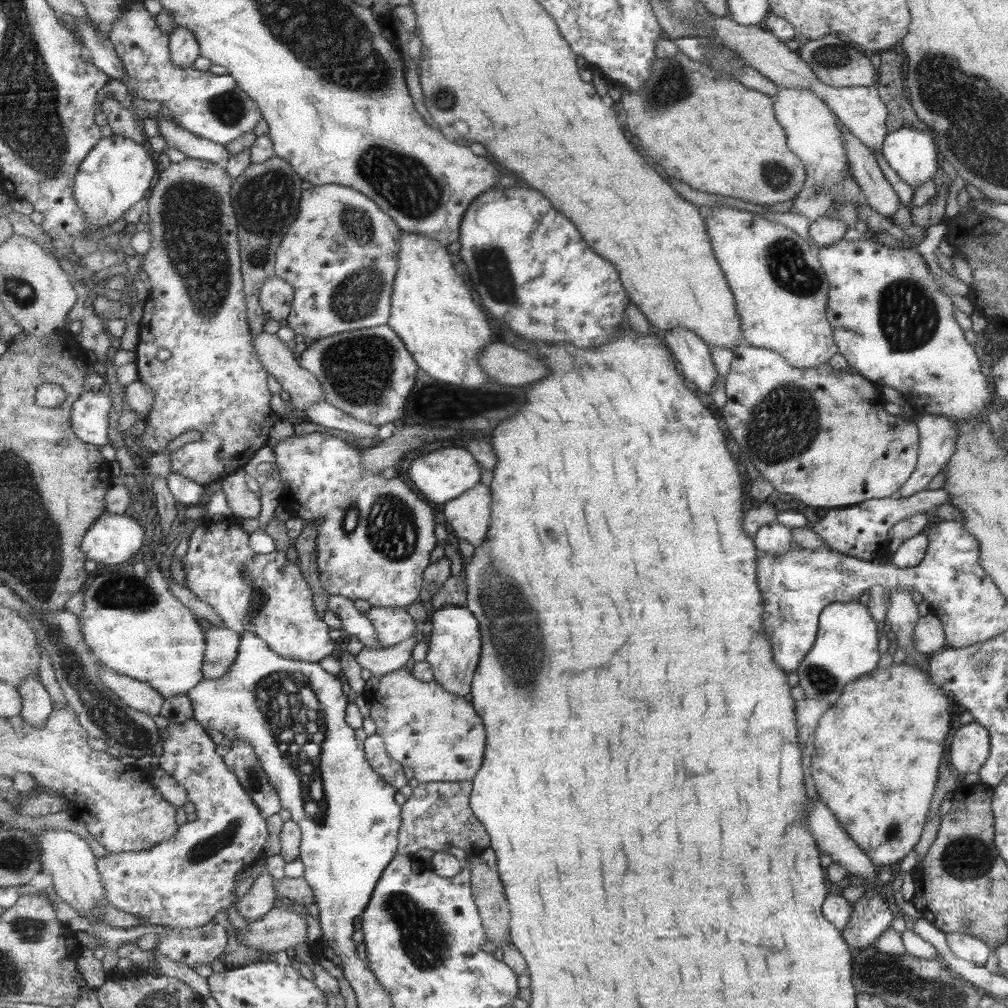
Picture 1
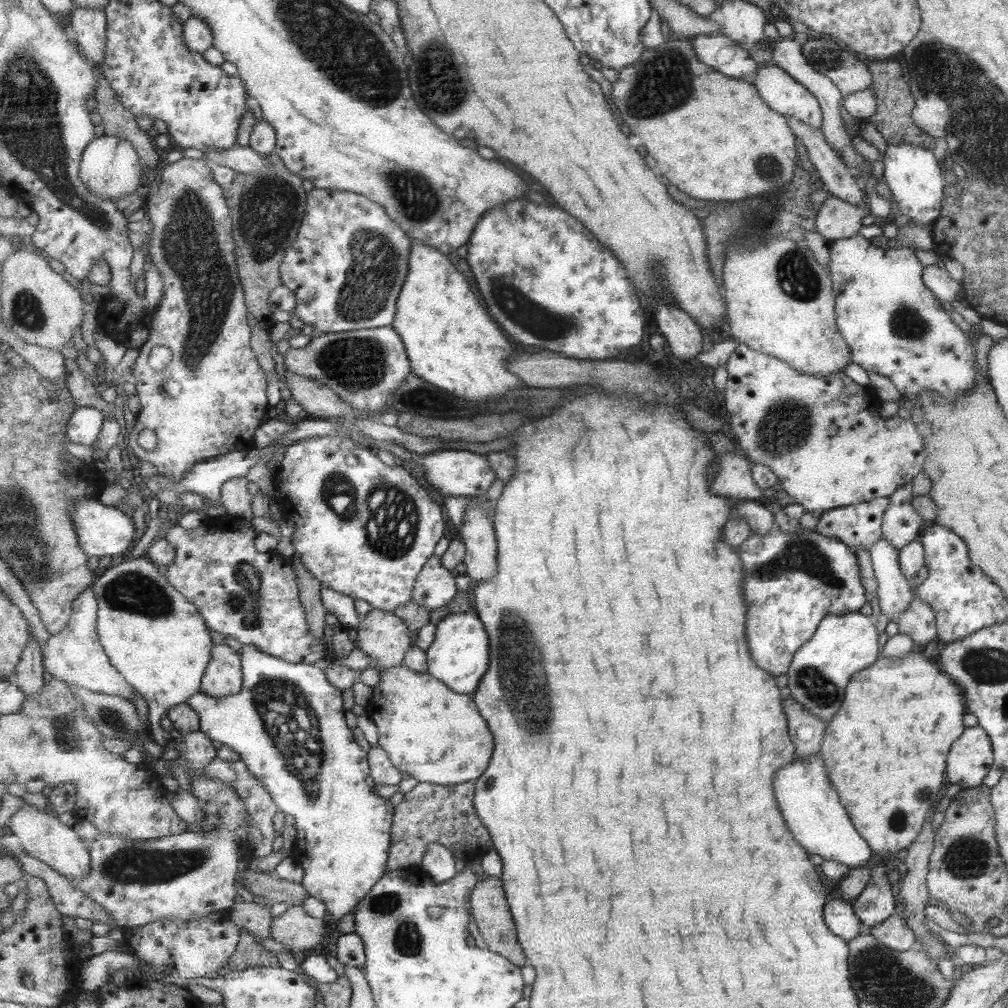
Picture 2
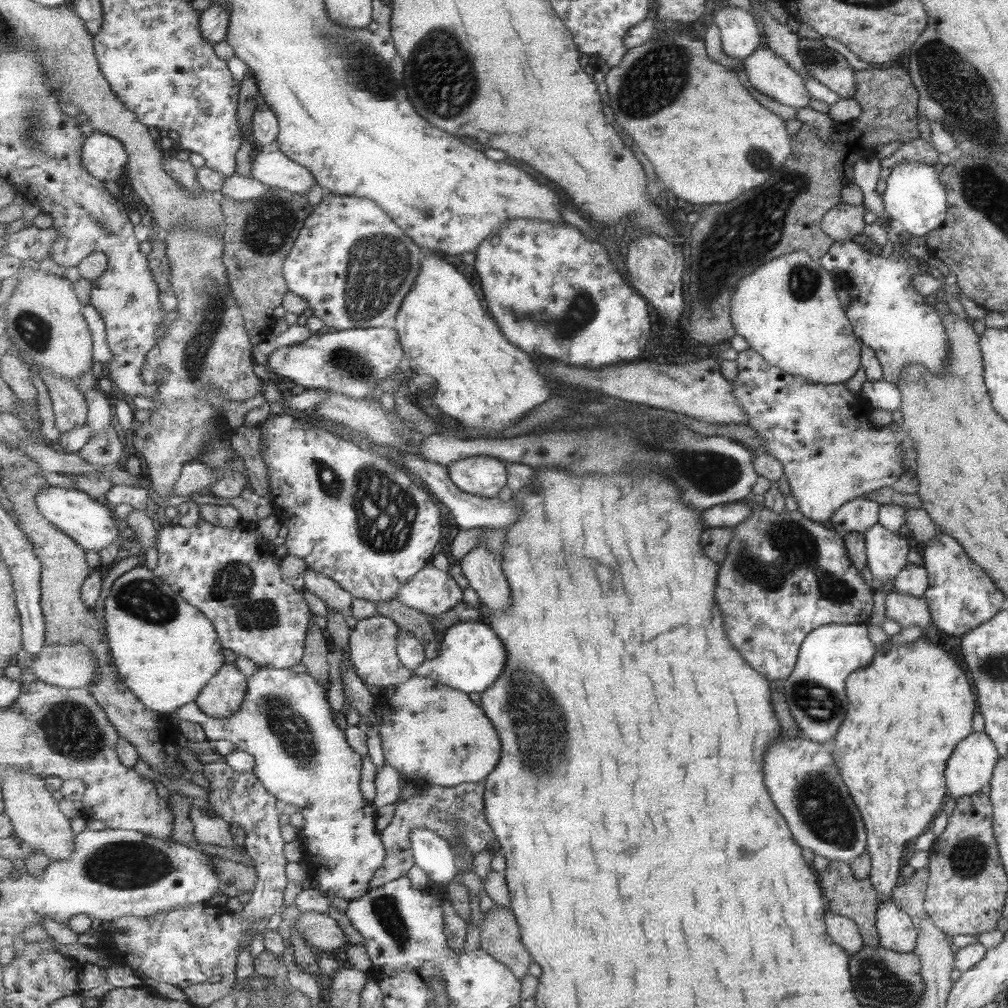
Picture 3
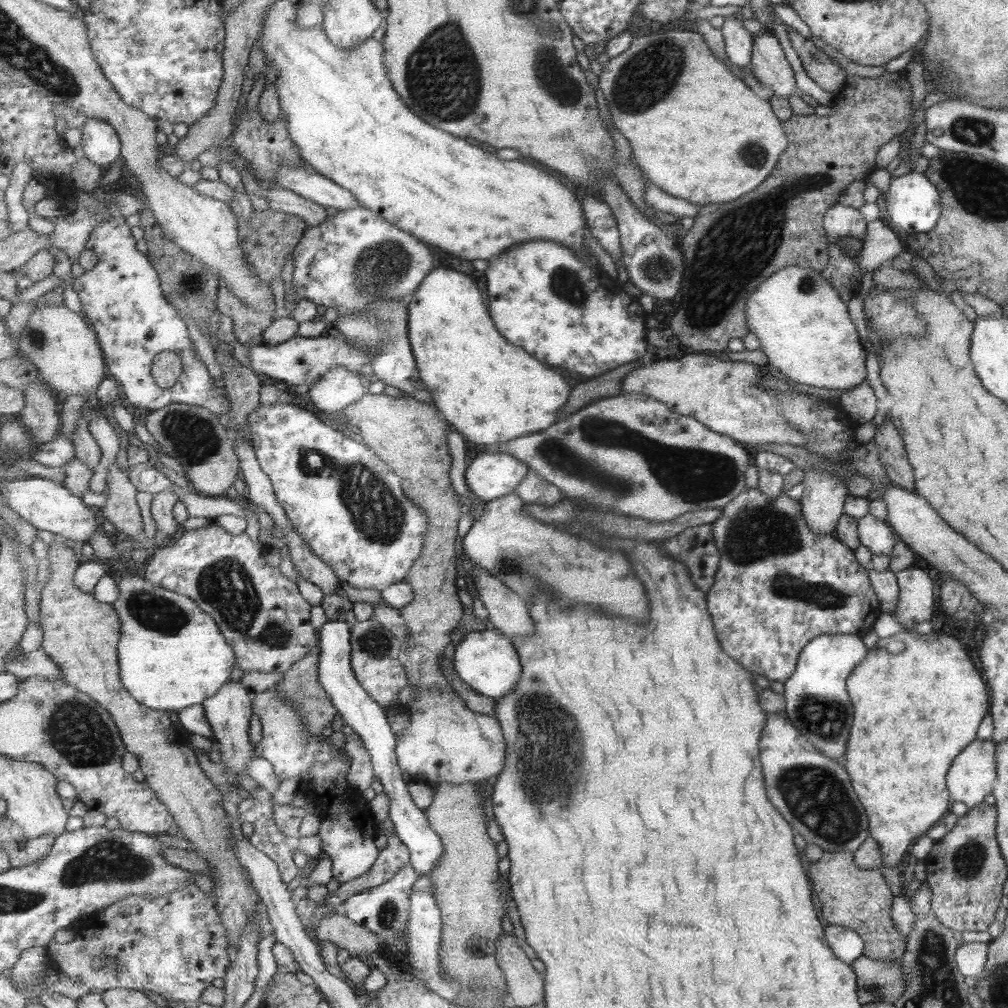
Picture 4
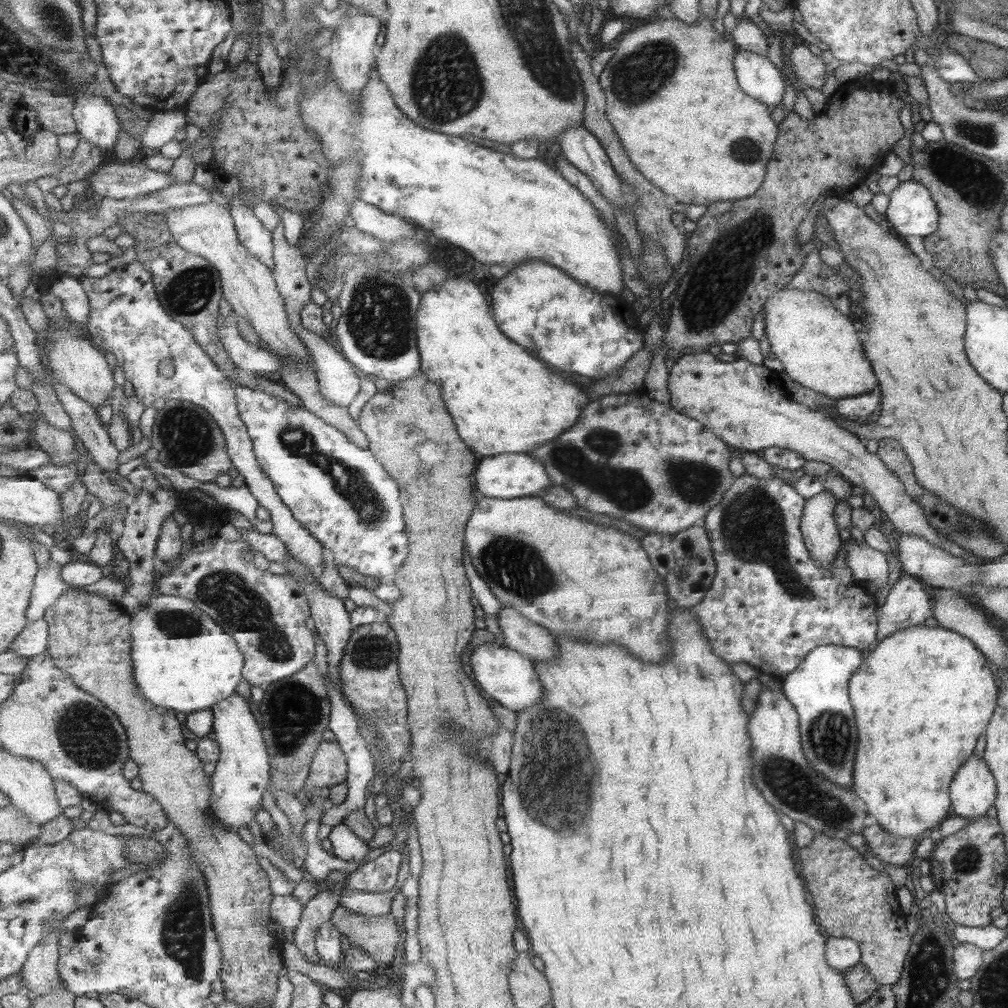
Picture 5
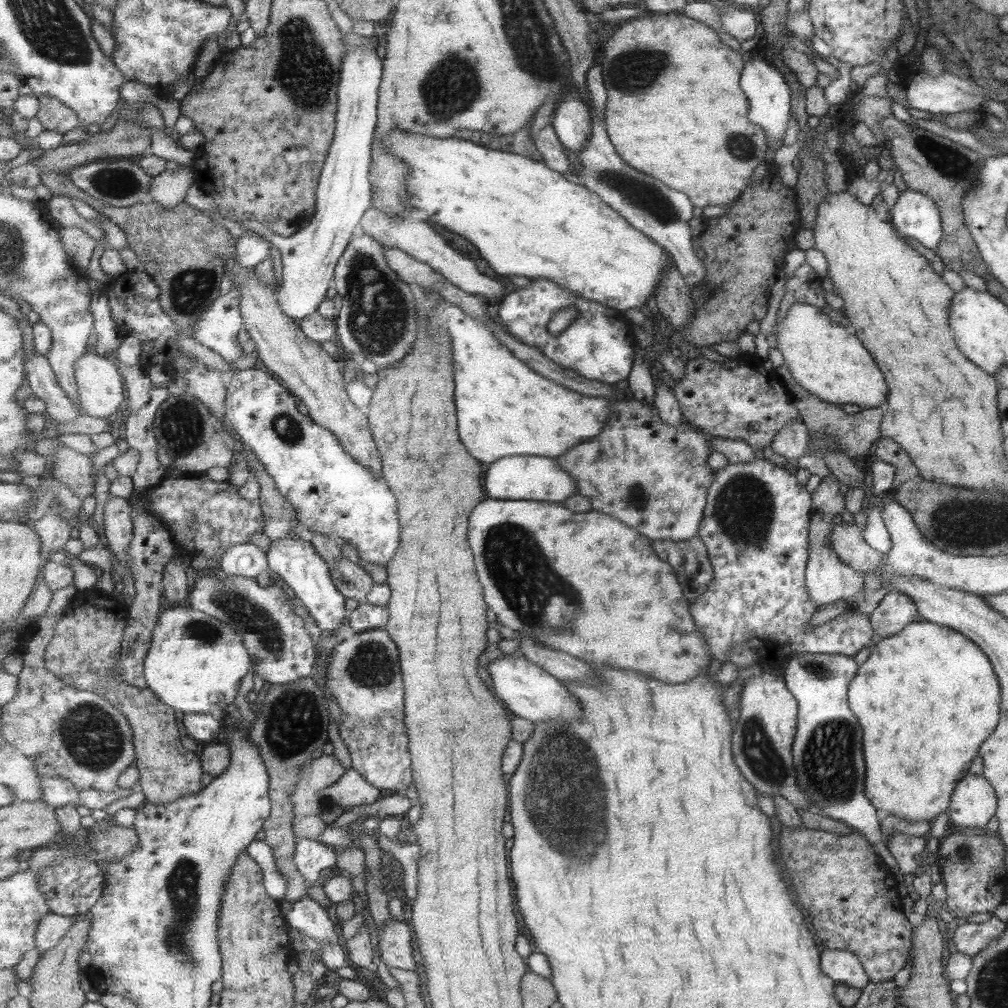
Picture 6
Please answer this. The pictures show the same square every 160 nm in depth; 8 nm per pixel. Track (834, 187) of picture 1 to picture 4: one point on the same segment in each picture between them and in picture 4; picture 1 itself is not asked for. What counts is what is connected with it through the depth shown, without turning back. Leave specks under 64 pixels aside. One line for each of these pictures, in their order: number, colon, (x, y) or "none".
2: (780, 91)
3: (766, 71)
4: (767, 63)

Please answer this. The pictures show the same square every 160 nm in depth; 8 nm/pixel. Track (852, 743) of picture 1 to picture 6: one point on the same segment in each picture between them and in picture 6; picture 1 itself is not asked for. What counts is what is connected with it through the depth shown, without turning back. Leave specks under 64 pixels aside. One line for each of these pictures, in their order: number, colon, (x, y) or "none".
2: (908, 702)
3: (907, 732)
4: (928, 681)
5: (918, 675)
6: (926, 697)

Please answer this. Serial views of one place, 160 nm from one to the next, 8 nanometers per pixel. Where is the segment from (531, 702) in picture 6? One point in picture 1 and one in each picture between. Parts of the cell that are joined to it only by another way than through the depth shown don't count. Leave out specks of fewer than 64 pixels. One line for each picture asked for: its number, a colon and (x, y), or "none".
1: (455, 650)
2: (459, 656)
3: (471, 657)
4: (488, 661)
5: (509, 676)

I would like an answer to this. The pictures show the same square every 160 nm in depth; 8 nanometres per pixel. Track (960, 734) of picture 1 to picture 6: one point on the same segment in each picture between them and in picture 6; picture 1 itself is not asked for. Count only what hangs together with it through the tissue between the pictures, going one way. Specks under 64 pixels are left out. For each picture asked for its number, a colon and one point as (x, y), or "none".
2: (970, 759)
3: (970, 767)
4: (971, 777)
5: (973, 788)
6: (972, 803)

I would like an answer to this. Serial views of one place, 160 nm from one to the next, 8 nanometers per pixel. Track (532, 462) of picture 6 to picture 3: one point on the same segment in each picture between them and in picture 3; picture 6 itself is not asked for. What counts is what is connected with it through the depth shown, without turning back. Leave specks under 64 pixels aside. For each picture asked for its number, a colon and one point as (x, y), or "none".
3: (483, 475)
4: (492, 475)
5: (509, 475)

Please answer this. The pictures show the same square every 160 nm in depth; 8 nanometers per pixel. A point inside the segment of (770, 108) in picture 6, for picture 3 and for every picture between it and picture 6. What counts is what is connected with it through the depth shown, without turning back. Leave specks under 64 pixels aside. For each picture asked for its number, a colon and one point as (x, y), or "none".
3: (740, 37)
4: (739, 41)
5: (757, 77)

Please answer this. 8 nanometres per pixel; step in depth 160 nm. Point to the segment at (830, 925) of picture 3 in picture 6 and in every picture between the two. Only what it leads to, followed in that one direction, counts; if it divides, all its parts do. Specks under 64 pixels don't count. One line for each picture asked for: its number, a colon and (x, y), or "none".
4: (847, 945)
5: (842, 953)
6: (842, 966)

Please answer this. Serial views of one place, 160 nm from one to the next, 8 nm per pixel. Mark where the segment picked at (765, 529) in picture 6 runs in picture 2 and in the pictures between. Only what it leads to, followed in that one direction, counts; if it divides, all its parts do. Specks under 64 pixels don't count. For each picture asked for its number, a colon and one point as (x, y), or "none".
2: (792, 580)
3: (784, 575)
4: (779, 585)
5: (770, 603)

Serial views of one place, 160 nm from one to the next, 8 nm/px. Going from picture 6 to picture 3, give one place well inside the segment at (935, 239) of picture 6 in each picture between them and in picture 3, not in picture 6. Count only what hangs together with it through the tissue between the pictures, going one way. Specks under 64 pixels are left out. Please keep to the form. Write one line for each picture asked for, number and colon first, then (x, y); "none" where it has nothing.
3: (914, 201)
4: (913, 204)
5: (911, 211)

